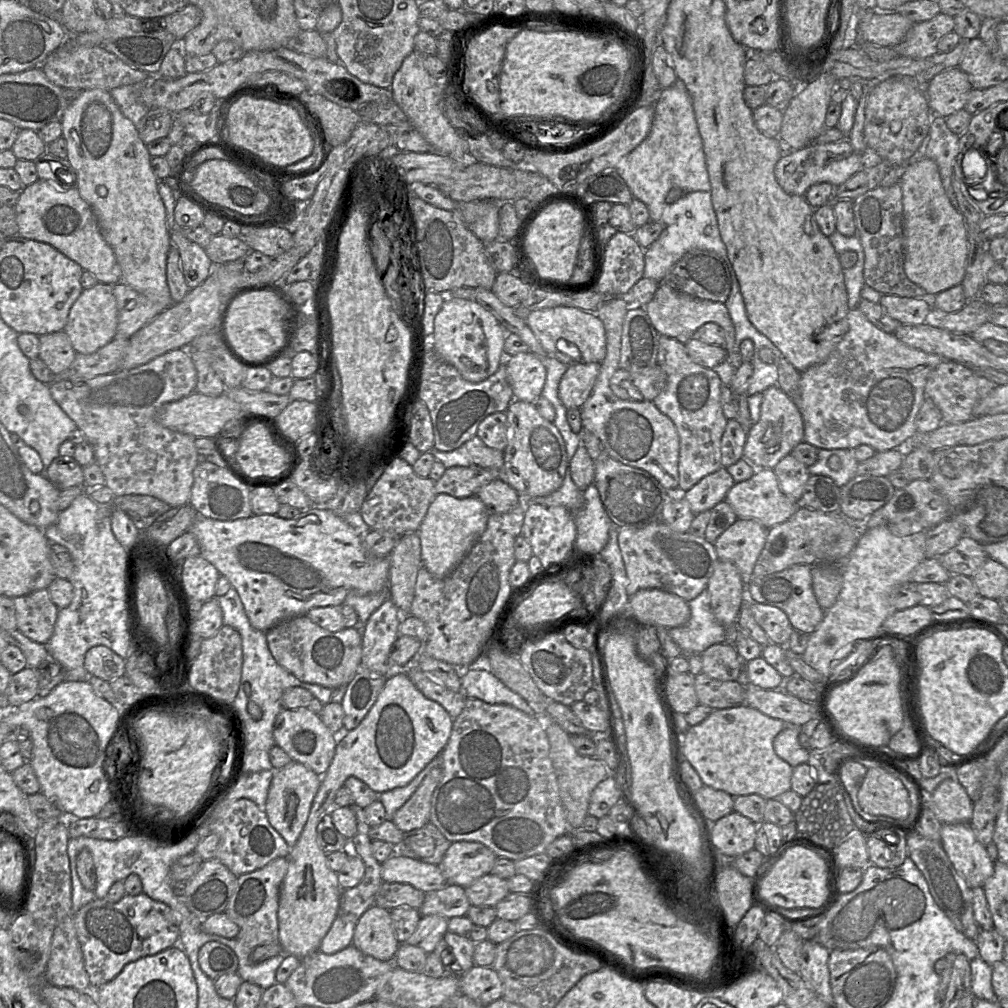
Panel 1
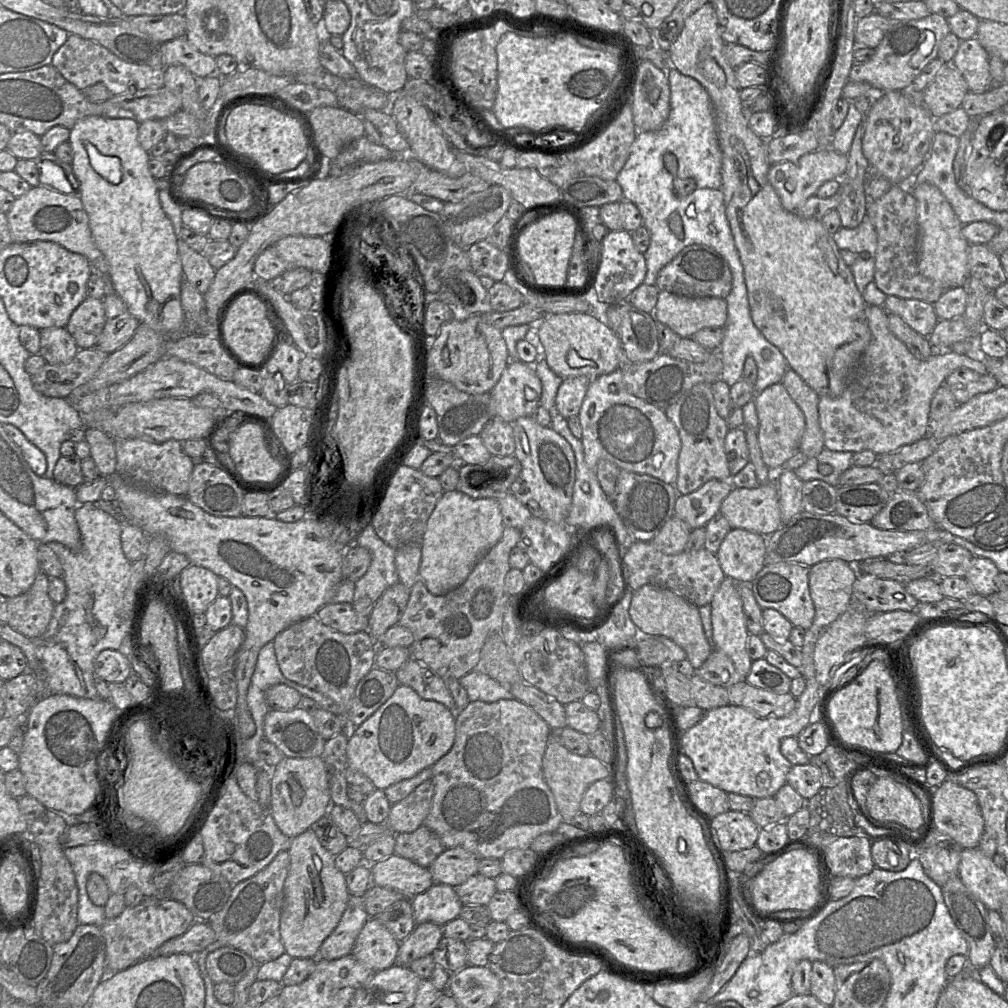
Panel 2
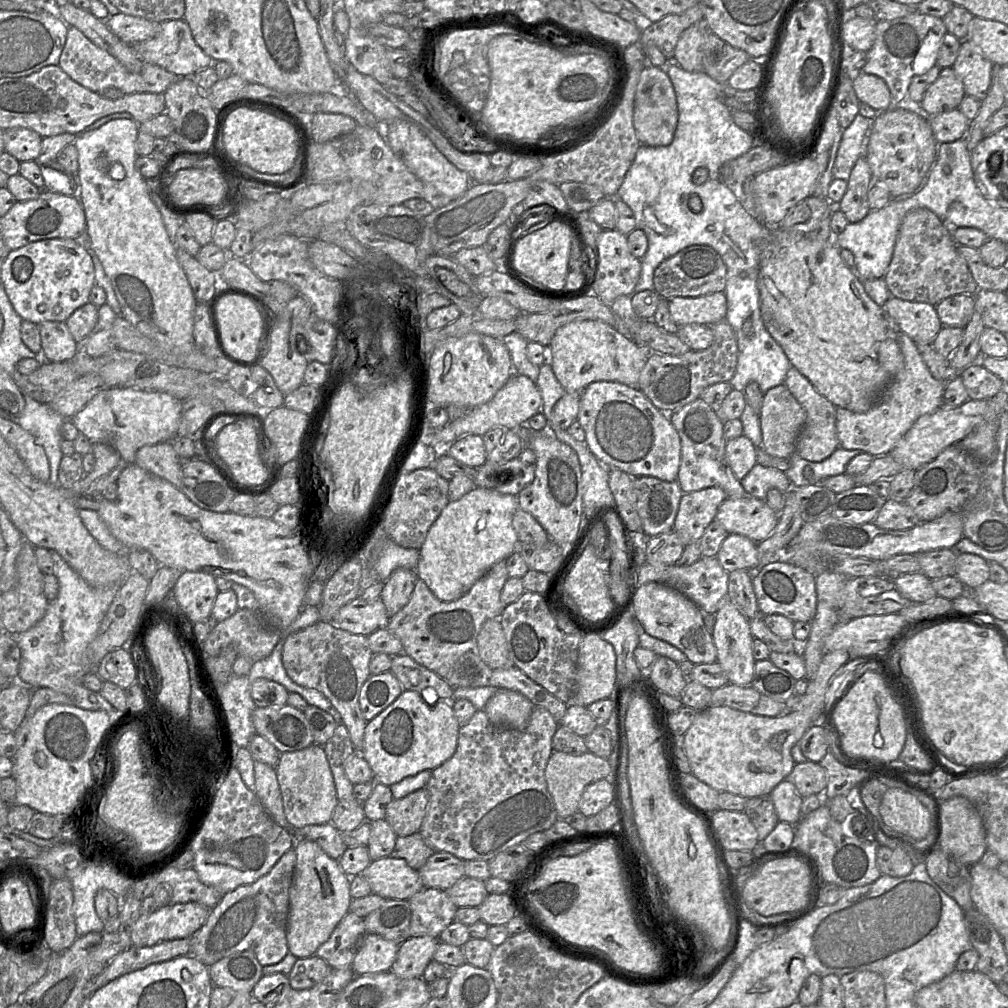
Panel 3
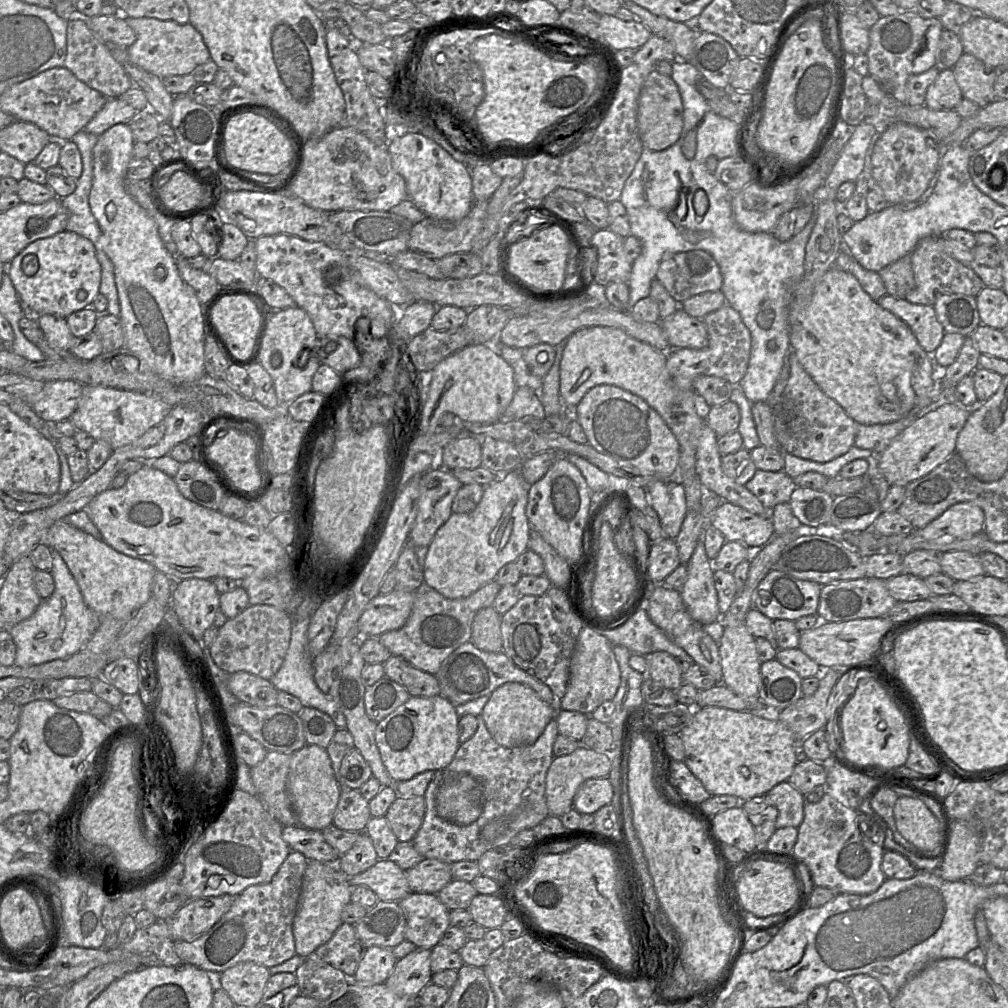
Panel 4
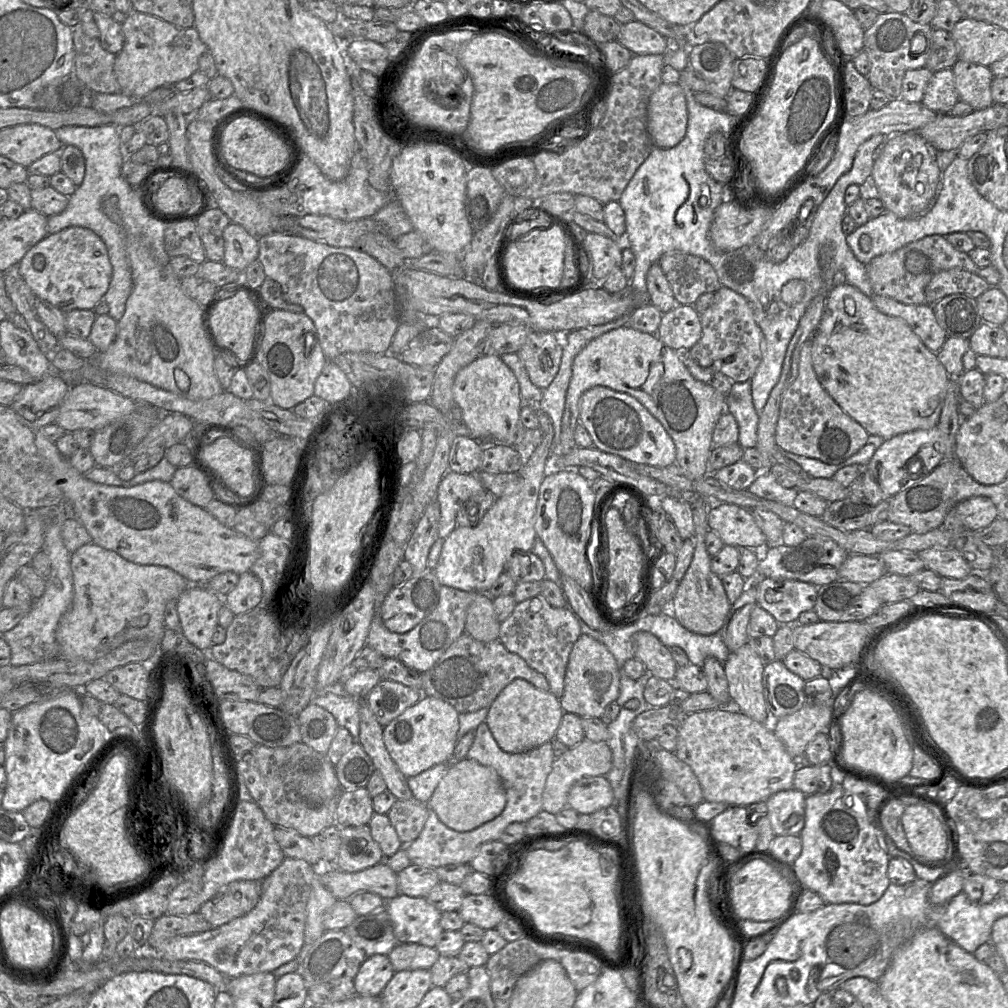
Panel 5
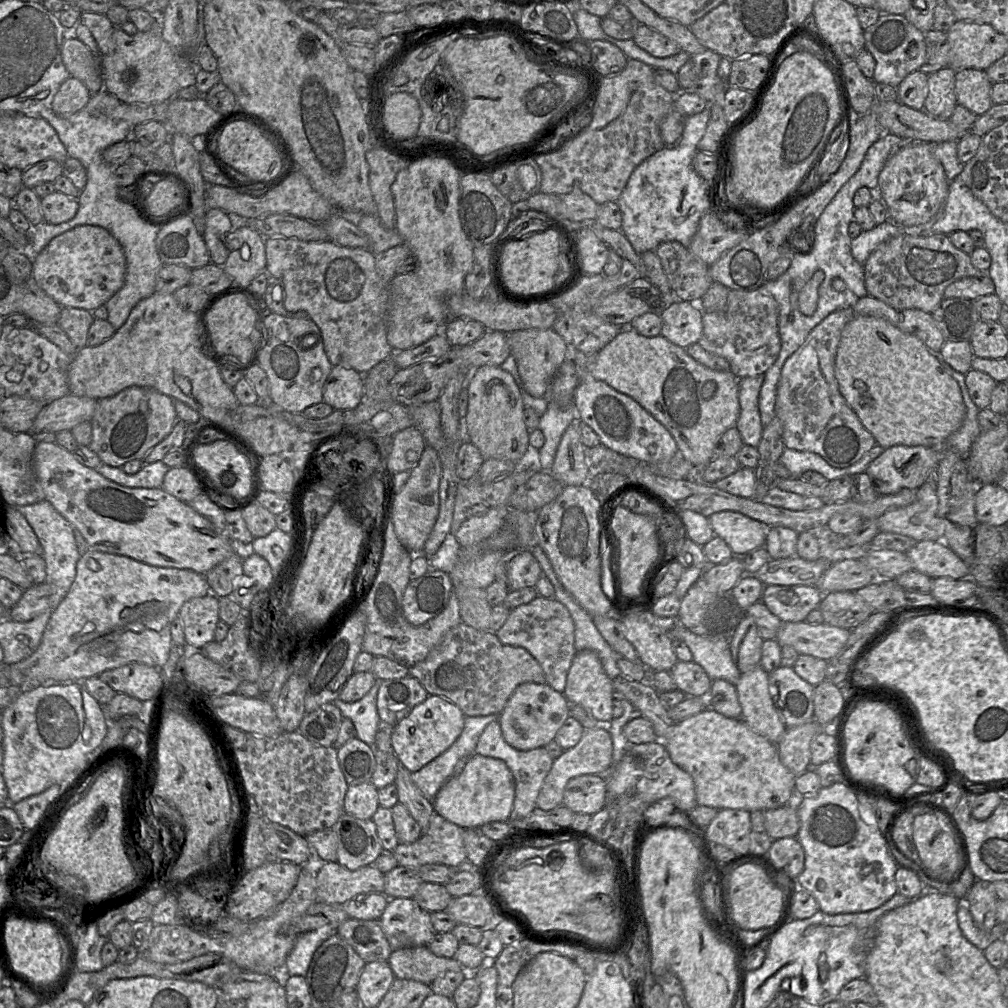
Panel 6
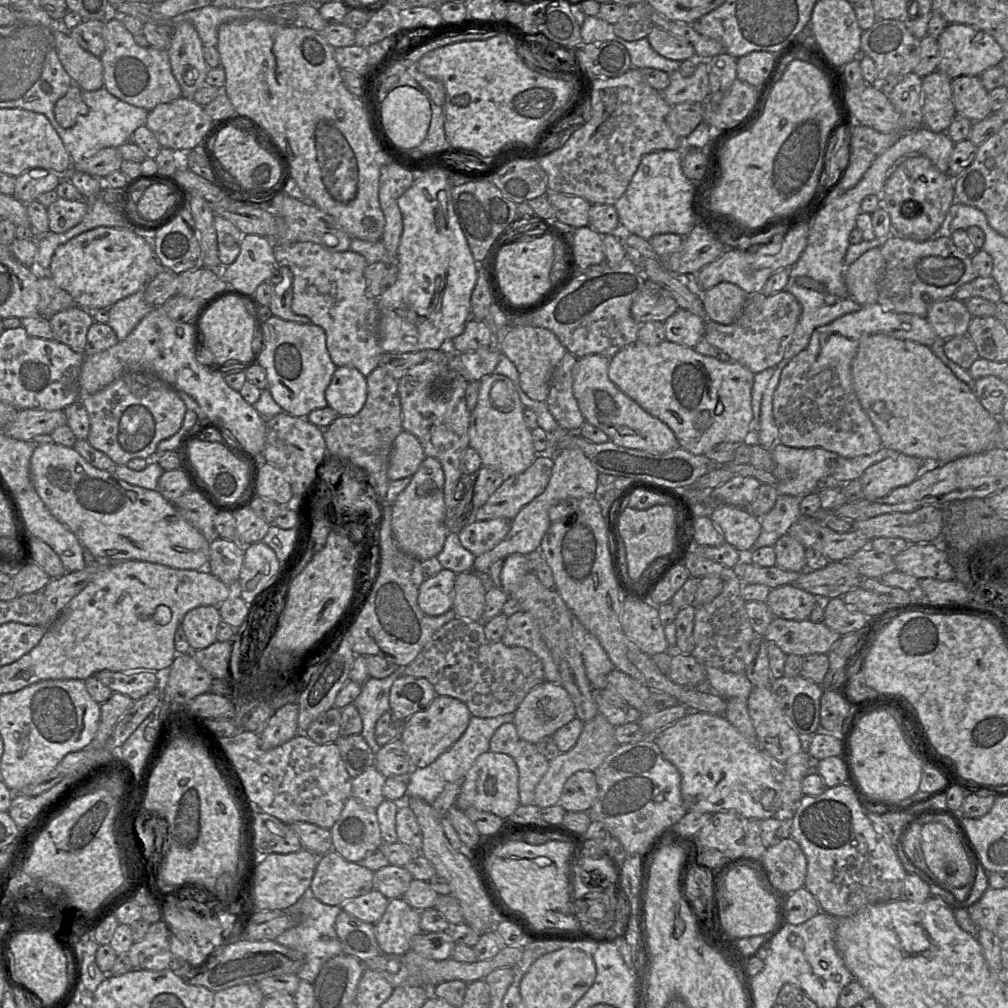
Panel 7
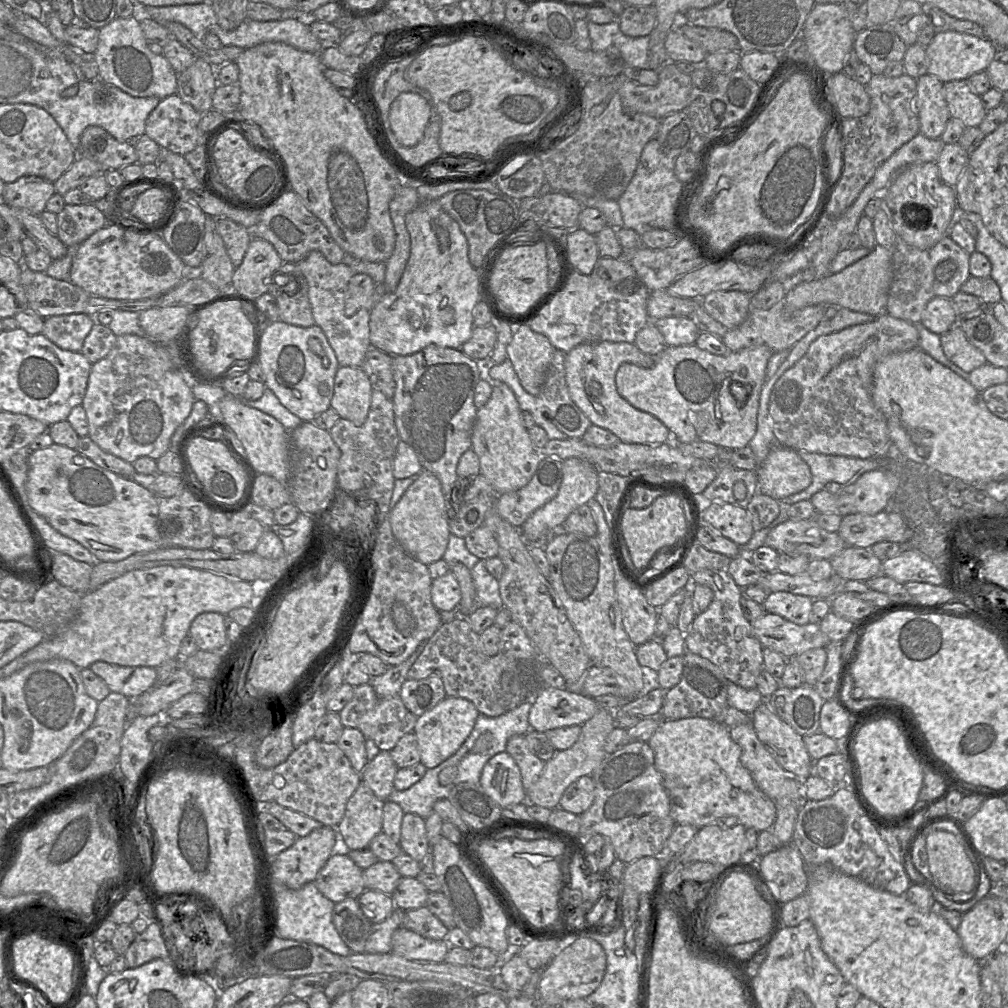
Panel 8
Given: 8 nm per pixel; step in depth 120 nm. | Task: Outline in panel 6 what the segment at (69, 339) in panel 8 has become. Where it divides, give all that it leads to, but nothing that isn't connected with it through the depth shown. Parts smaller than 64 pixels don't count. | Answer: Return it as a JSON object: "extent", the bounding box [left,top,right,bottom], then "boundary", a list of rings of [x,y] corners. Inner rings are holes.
{"extent":[58,307,94,349],"boundary":[[[62,307],[58,325],[65,331],[77,349],[81,349],[87,346],[88,330],[94,319],[93,313],[87,310]]]}

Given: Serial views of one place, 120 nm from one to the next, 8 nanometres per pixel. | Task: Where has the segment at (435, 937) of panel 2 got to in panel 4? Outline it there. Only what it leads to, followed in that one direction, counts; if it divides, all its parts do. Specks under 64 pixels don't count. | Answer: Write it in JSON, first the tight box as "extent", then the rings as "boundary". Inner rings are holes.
{"extent":[386,948,431,998],"boundary":[[[417,948],[405,957],[398,959],[386,986],[398,996],[419,998],[422,991],[431,983],[431,950]]]}

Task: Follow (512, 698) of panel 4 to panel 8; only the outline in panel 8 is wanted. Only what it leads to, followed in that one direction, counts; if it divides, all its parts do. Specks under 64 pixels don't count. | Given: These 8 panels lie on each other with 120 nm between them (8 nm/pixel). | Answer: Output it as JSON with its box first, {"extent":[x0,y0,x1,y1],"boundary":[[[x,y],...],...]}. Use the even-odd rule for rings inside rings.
{"extent":[528,683,597,733],"boundary":[[[558,683],[537,691],[528,721],[531,730],[545,733],[555,728],[582,726],[597,710],[594,698],[571,692]]]}

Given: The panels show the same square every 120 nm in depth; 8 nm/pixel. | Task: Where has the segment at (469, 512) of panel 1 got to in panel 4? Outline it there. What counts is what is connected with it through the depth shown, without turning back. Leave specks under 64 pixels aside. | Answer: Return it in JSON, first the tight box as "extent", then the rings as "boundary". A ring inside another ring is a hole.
{"extent":[423,467,530,599],"boundary":[[[520,467],[510,471],[501,481],[484,487],[481,501],[470,513],[452,513],[437,530],[428,546],[423,568],[424,582],[448,599],[461,599],[495,580],[504,565],[515,562],[528,549],[530,524],[526,516],[530,484],[523,478]]]}

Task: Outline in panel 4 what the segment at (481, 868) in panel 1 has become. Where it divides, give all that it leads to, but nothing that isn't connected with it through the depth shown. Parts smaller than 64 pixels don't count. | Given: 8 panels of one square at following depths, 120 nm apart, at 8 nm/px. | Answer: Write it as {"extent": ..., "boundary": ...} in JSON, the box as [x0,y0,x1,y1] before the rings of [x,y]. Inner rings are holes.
{"extent":[405,858,452,894],"boundary":[[[424,858],[405,871],[411,892],[436,894],[452,881],[451,864]]]}

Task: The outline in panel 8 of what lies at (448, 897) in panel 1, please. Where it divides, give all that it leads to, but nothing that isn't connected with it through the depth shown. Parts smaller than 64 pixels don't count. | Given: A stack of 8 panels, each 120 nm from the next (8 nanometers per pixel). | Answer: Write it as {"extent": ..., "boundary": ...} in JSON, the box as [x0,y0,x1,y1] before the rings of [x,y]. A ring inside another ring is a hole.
{"extent":[365,908,405,954],"boundary":[[[395,908],[384,921],[372,924],[365,944],[365,953],[386,954],[391,952],[392,935],[396,929],[402,927],[403,912],[405,911]]]}

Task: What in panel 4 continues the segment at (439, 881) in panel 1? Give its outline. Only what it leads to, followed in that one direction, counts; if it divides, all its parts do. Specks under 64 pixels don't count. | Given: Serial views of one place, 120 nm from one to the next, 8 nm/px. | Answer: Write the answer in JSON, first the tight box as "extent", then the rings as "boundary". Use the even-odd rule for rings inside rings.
{"extent":[348,859,412,901],"boundary":[[[379,859],[364,872],[348,877],[348,882],[352,887],[369,887],[379,901],[400,901],[412,893],[405,871],[388,859]]]}

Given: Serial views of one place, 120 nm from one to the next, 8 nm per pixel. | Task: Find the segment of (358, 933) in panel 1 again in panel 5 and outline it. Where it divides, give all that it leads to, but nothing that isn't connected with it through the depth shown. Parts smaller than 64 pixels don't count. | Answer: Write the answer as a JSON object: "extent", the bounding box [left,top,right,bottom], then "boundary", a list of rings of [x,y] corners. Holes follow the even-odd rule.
{"extent":[353,954,394,996],"boundary":[[[376,954],[367,957],[353,979],[356,994],[380,996],[394,973],[387,955]]]}

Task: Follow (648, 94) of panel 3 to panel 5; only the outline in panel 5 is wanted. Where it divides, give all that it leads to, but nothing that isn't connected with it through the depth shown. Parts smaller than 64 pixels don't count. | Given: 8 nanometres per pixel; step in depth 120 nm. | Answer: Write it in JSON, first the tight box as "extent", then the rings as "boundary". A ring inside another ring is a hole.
{"extent":[647,82,687,149],"boundary":[[[662,82],[652,93],[647,108],[647,131],[654,147],[670,149],[686,134],[687,106],[682,86]]]}

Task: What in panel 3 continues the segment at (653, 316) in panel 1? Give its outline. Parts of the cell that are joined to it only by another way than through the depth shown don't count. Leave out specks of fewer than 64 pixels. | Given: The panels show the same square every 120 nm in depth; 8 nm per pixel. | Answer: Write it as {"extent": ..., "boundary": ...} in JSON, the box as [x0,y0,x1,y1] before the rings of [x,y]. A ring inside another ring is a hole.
{"extent":[668,291,727,325],"boundary":[[[724,291],[697,297],[674,297],[668,300],[669,313],[678,325],[712,325],[725,319],[727,300]]]}

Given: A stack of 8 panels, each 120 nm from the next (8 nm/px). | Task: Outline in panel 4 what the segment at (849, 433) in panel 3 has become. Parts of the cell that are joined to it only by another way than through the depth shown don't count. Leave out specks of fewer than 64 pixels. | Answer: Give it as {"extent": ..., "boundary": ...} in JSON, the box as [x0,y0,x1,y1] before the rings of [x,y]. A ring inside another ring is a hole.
{"extent":[854,415,916,454],"boundary":[[[908,415],[903,419],[884,424],[858,424],[854,446],[869,449],[879,454],[893,441],[893,439],[916,417]]]}

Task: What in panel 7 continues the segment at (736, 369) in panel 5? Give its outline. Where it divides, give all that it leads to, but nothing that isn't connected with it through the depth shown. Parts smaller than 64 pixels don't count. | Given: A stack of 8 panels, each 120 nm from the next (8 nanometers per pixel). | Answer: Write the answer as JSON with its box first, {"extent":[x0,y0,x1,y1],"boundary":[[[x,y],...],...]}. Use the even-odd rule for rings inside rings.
{"extent":[703,291,801,374],"boundary":[[[781,291],[770,296],[758,292],[748,296],[741,315],[732,324],[708,320],[703,337],[709,344],[728,354],[731,361],[757,374],[767,368],[775,368],[782,360],[801,312],[800,303],[790,292]]]}

